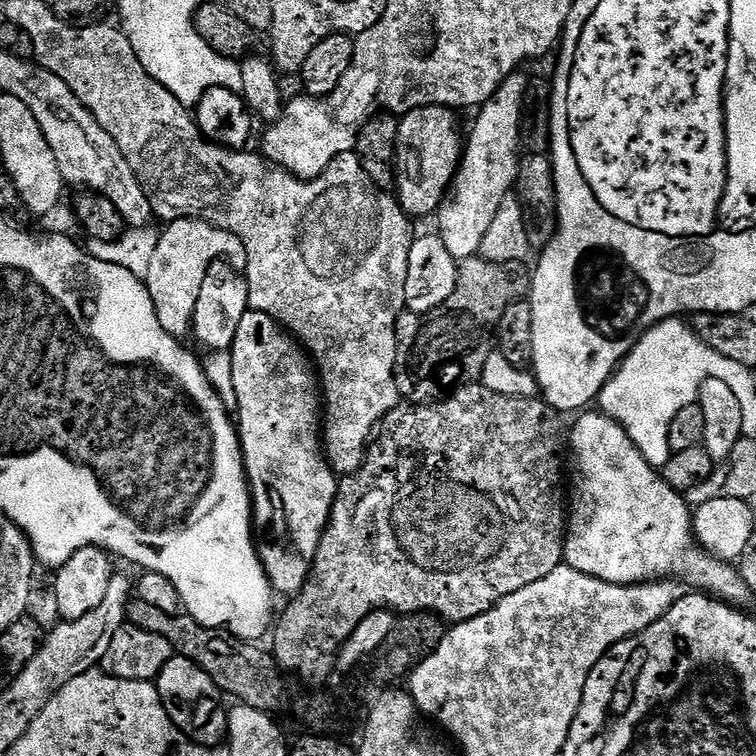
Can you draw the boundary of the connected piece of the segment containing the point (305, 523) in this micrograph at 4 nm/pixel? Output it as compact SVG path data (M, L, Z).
M250 310L244 315L242 322L238 322L238 330L234 334L230 355L232 355L232 392L236 395L237 413L235 412L235 415L238 417L240 452L244 455L244 475L248 478L248 491L252 494L252 522L255 535L258 537L260 565L264 568L265 576L268 577L271 591L273 593L281 592L285 598L291 598L300 592L305 581L308 580L316 551L322 542L324 528L328 525L328 519L336 501L338 487L338 477L328 464L326 453L322 447L322 392L318 387L318 373L303 347L285 329L281 328L274 318L261 312Z

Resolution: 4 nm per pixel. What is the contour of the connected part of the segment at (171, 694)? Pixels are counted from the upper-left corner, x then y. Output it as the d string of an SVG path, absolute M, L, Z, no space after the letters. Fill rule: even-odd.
M173 655L154 683L160 695L160 705L166 710L172 725L183 736L205 746L219 745L225 739L229 709L224 708L225 701L215 682L198 666L194 666L194 662L190 662L185 656Z

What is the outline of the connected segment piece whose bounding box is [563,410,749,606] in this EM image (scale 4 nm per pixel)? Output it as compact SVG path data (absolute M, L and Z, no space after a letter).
M588 410L577 415L575 417L575 420L577 419L576 425L572 428L572 488L570 484L570 503L566 508L563 563L567 567L578 570L584 576L598 578L604 584L646 584L649 582L664 582L669 578L679 578L685 585L687 585L686 583L693 584L696 587L693 589L703 590L729 606L740 606L743 600L747 601L749 599L748 587L742 582L739 571L731 563L719 562L715 557L708 555L695 544L694 516L688 504L685 503L685 497L669 487L668 483L664 481L663 475L652 465L646 463L644 456L632 445L632 440L625 434L624 428L620 424L599 411L596 411L597 413L592 411Z

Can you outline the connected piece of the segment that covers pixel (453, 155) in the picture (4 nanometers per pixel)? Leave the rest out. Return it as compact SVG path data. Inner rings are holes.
M428 105L415 108L405 113L400 119L399 130L396 132L396 158L394 161L397 173L404 178L397 179L397 200L400 208L411 219L430 217L442 206L447 192L453 183L462 155L462 144L456 132L455 113L444 105Z

